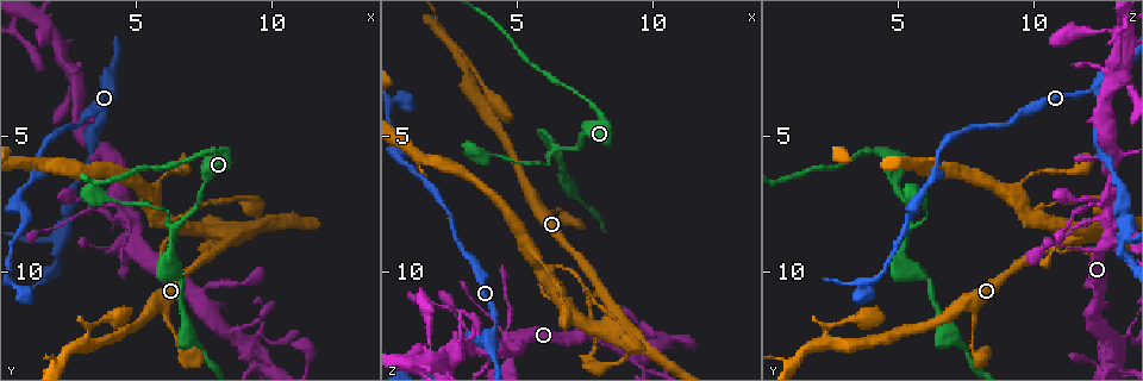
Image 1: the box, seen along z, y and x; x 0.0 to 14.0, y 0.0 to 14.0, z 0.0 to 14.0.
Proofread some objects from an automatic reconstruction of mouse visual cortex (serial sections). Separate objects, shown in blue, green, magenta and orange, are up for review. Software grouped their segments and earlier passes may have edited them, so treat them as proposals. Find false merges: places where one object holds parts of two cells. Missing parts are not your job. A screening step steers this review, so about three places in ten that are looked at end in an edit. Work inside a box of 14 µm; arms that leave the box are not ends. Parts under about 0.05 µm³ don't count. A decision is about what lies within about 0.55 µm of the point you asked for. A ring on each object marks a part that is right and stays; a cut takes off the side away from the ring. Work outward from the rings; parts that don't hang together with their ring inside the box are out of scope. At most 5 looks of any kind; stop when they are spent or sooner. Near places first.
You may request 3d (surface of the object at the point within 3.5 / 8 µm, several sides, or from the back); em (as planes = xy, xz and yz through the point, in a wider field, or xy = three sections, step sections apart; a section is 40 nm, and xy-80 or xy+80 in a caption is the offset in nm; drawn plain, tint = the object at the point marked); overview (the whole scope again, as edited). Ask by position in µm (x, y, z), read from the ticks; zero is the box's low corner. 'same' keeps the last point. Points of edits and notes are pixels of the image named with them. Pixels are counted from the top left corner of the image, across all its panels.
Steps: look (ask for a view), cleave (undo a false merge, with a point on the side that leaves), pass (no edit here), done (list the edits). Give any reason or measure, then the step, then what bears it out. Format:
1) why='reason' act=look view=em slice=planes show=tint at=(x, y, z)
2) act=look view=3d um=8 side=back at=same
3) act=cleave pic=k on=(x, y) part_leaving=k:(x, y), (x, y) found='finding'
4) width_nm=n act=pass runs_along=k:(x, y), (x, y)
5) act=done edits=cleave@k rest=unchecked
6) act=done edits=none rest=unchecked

why='abrupt turn' act=look view=3d um=3.5 at=(6.4, 8.4, 5.5)

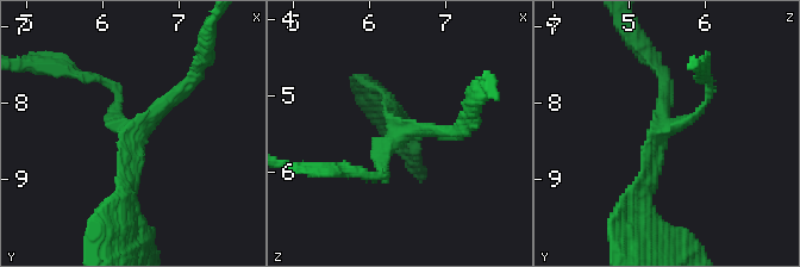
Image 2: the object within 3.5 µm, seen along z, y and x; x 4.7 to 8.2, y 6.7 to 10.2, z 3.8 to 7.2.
arms=3 arm_widths_nm=100,150,200 why='need the tissue' act=look view=em slice=xy step=3 show=tint at=(6.50, 8.35, 5.45)

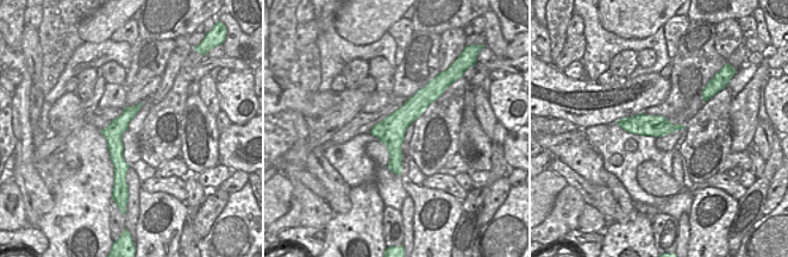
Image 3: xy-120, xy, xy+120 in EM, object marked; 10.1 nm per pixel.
width_nm=280 act=pass runs_along=3:(427, 88), (395, 125), (398, 171) found='one cell here'

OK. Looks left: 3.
why='two arms at a narrow angle' act=look view=em slice=xy step=3 show=tint at=(4.3, 7.5, 12.7)

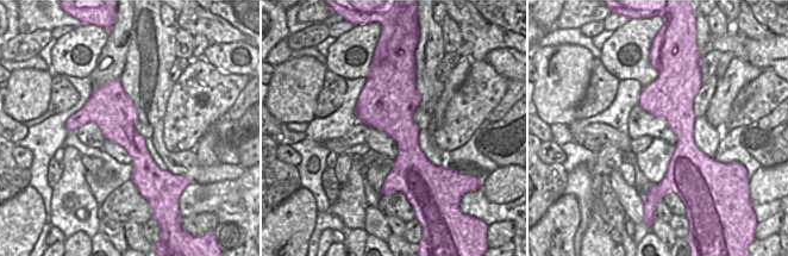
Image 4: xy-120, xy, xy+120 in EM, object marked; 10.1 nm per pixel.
act=look view=3d um=3.5 at=same

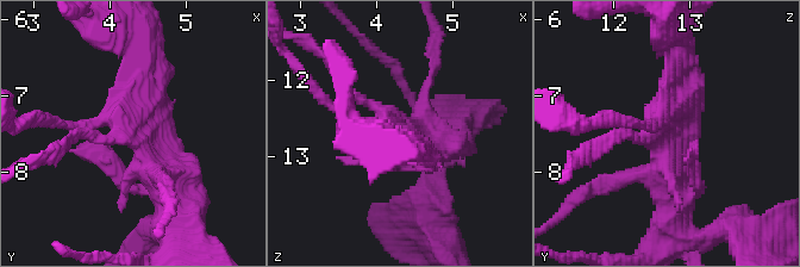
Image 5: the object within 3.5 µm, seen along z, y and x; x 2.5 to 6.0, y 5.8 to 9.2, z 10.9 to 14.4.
act=pass runs_along=4:(657, 82), (683, 130), (663, 182) found='one cell here'

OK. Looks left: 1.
act=done edits=none rest=unchecked

